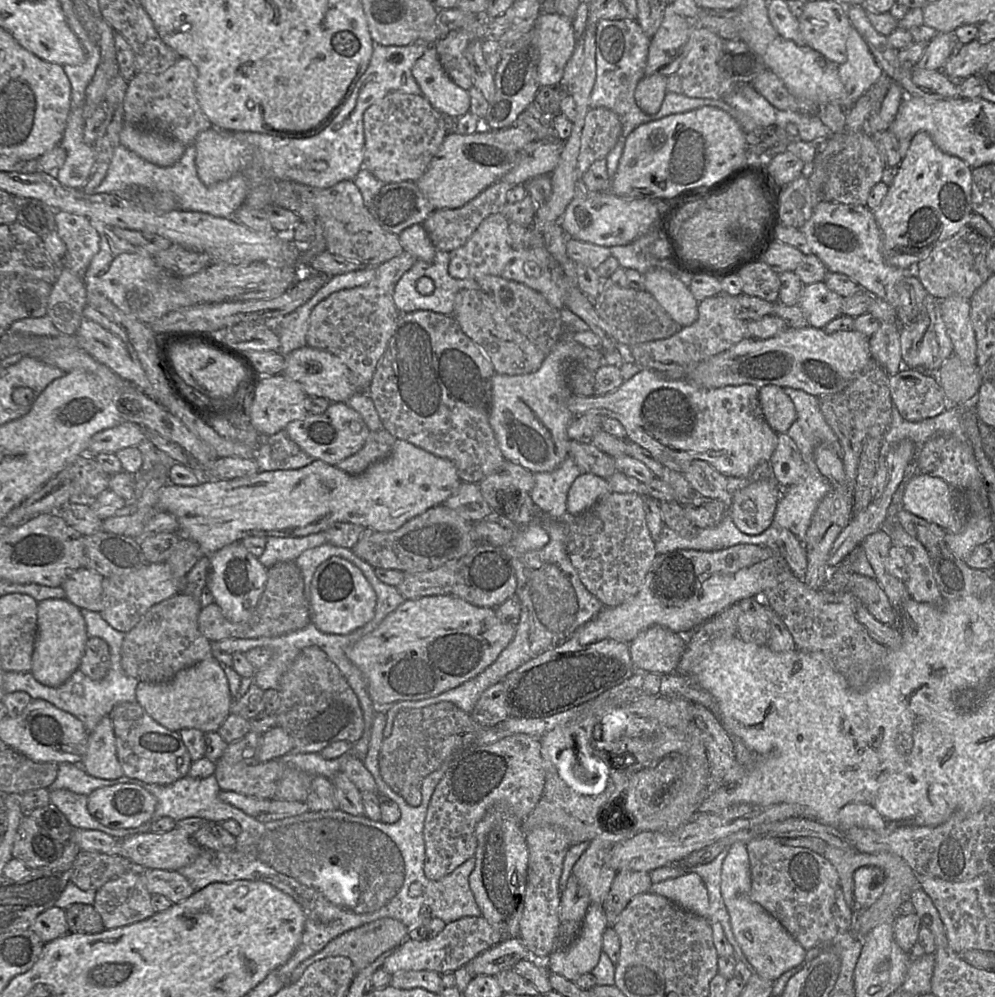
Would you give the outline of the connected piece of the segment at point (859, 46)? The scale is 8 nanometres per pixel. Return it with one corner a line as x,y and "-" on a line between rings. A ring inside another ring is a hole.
852,26
846,42
847,59
838,66
840,80
847,96
855,103
883,77
868,45

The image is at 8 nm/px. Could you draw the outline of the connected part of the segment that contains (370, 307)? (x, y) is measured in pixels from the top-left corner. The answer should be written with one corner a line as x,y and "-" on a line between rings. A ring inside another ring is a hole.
404,251
376,267
375,277
369,283
330,294
310,314
307,345
339,357
348,367
351,384
357,393
367,392
378,362
389,344
400,316
393,300
394,289
416,260

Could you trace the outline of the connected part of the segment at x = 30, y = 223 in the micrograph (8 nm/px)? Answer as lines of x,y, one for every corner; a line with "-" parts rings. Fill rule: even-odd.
13,196
16,207
16,220
36,233
40,238
56,231
56,211
40,200

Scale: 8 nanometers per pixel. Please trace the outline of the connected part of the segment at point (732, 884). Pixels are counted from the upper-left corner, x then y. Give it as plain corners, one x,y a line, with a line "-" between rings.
736,842
728,848
728,854
722,865
721,894
734,936
758,975
775,981
784,972
804,962
807,951
776,918
752,900
750,862
744,843

